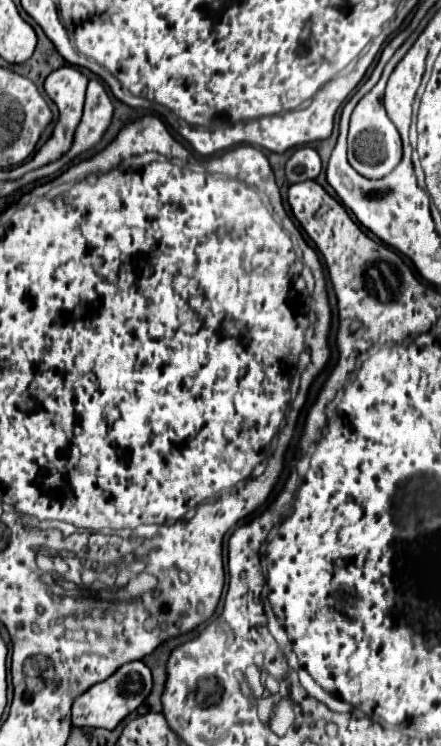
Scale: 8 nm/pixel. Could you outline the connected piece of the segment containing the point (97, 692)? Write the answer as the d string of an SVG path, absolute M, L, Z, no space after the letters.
M140 660L128 662L122 668L118 668L104 682L98 682L84 694L76 696L76 700L72 704L72 724L114 730L130 712L134 712L146 700L150 690L152 690L152 674L150 674L148 666Z

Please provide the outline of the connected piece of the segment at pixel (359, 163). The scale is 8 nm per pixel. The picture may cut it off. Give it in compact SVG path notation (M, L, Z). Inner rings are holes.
M386 74L378 80L378 84L358 102L350 118L350 134L348 134L348 162L356 172L366 178L382 178L390 174L400 158L402 158L402 142L396 126L390 122L384 110L384 86Z

